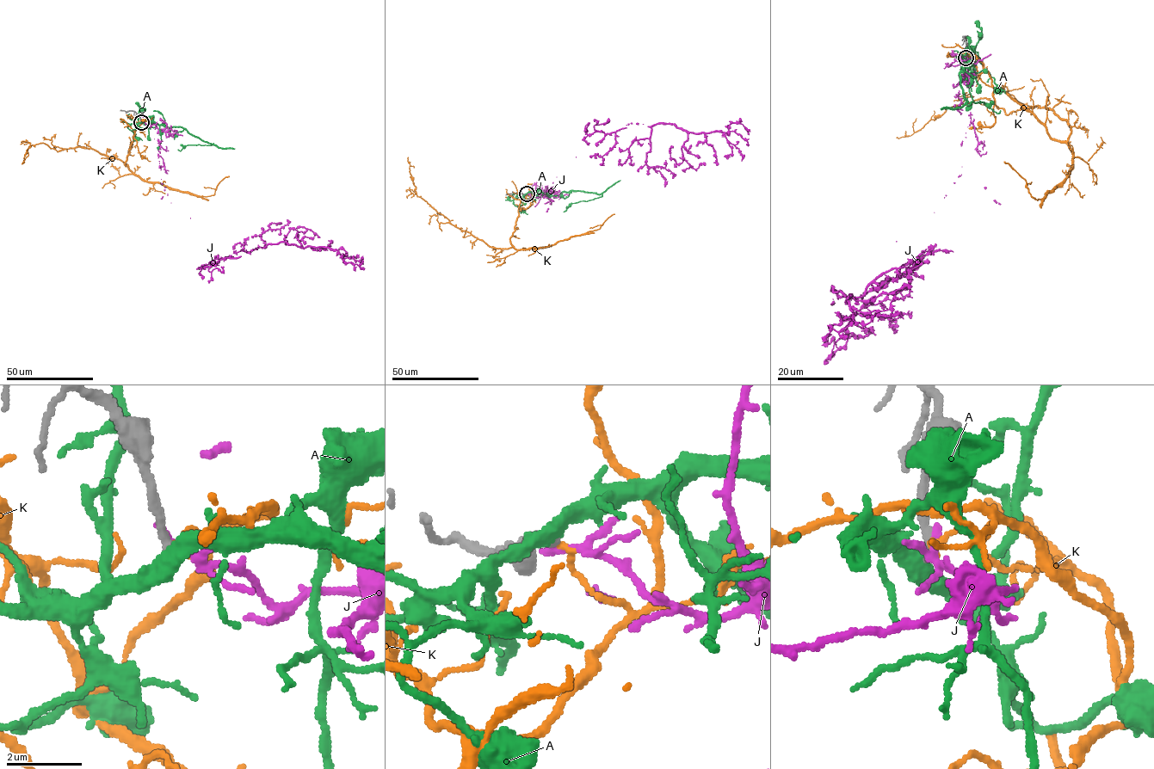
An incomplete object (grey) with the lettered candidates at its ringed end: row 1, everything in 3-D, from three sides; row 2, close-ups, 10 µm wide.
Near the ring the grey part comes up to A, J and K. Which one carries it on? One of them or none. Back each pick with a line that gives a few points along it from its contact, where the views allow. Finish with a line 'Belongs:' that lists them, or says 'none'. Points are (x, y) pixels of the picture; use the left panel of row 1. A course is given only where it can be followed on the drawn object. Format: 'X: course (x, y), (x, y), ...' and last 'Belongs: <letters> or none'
Belongs: none

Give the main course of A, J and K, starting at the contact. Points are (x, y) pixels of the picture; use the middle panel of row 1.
A: (527, 193), (539, 190), (554, 195), (571, 191), (601, 194), (593, 199), (572, 203), (564, 212)
J: (527, 194), (552, 187), (550, 199), (576, 157), (601, 163), (654, 125), (729, 134), (738, 123), (749, 134)
K: (527, 193), (530, 198), (519, 207), (510, 238), (513, 246), (494, 248), (453, 225), (416, 195), (408, 157)

